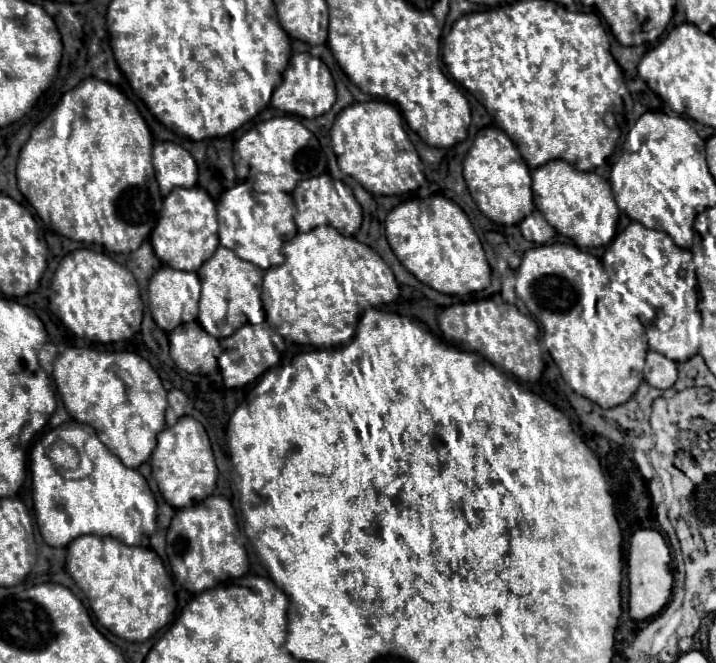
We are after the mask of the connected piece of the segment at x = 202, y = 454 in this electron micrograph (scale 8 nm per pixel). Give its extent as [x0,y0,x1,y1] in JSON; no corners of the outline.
[149,417,216,507]

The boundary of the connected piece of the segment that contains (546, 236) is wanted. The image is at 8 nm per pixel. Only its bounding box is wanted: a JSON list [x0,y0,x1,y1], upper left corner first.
[520,211,556,245]

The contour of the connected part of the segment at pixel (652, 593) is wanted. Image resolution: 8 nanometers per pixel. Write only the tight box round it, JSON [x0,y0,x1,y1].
[628,529,672,621]

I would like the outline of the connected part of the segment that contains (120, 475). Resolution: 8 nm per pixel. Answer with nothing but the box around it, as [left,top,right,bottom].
[30,439,157,547]

